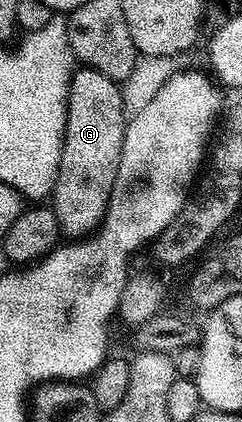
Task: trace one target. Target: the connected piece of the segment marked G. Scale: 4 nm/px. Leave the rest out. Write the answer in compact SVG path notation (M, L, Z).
M81 66L73 70L68 86L68 112L64 126L64 144L60 150L60 168L52 187L50 206L61 232L69 240L88 237L104 221L104 213L114 189L118 161L126 126L121 84L94 69Z

